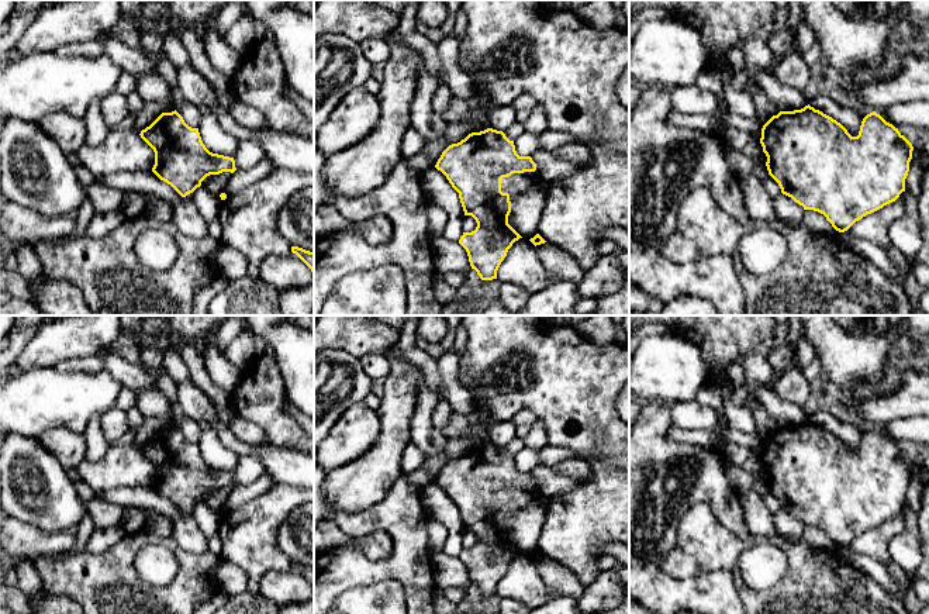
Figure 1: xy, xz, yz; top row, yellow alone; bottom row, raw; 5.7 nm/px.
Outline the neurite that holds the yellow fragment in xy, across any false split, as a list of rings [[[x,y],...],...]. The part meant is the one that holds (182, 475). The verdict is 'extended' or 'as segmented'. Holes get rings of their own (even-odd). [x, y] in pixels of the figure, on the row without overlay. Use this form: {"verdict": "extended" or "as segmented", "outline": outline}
{"verdict": "as segmented", "outline": [[[176,425],[162,428],[139,451],[155,468],[152,487],[182,513],[210,490],[236,486],[234,473],[210,468],[198,444],[189,442]]]}

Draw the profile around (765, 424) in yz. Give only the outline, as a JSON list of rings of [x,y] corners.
[[[746,400],[745,404],[753,414],[756,422],[754,434],[764,441],[773,431],[777,431],[780,425],[770,417],[769,411],[754,400]]]

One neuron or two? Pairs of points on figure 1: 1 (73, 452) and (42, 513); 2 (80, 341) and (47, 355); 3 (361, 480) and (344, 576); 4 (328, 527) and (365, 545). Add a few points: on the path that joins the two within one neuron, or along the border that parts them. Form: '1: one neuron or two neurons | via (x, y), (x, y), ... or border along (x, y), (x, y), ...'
1: two neurons | border along (41, 447), (65, 471)
2: one neuron | via (72, 341), (61, 341), (55, 347)
3: two neurons | border along (384, 497), (358, 511), (338, 511), (331, 518)
4: one neuron | via (337, 535), (341, 540), (356, 542)

